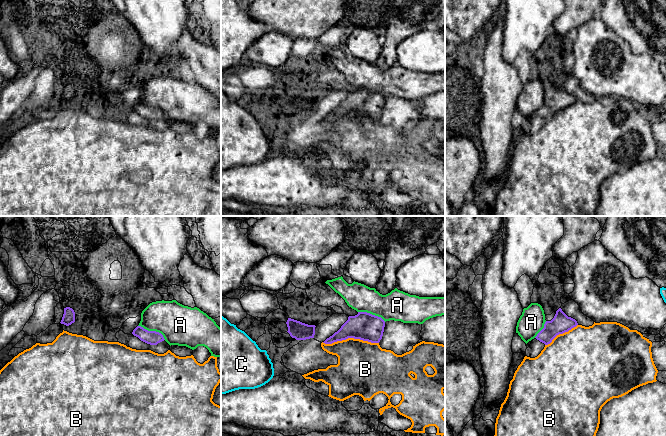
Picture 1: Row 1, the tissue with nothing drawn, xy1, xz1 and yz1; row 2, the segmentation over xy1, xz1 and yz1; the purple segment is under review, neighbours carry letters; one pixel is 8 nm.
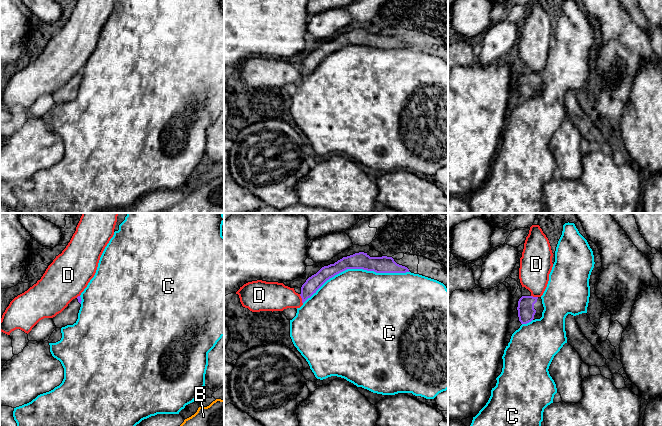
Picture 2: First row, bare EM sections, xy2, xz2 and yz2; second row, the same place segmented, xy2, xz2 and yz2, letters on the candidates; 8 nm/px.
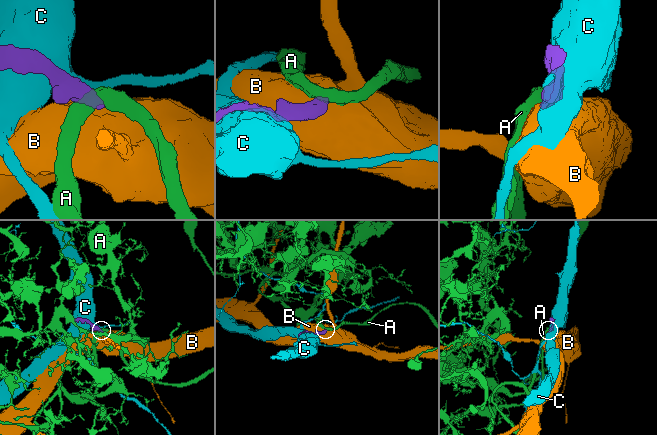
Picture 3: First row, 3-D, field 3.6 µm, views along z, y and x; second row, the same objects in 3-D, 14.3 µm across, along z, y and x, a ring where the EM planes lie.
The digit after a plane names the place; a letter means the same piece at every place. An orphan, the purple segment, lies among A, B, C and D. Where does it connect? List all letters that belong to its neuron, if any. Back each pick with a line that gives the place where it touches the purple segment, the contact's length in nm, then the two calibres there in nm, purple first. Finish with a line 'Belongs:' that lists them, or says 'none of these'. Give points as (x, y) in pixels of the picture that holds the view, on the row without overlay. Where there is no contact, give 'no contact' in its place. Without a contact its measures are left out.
Belongs: none of these

